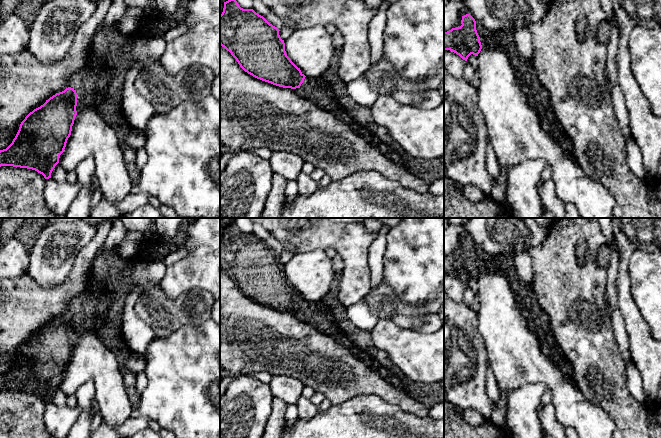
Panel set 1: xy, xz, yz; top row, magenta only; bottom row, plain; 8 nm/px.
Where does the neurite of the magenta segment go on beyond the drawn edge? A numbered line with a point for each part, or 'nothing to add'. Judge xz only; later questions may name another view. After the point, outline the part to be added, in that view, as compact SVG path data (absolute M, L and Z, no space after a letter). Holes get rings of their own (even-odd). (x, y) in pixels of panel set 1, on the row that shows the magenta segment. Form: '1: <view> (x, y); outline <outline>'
1: xz (328, 91); outline M336 49L331 59L328 70L319 77L305 77L299 88L301 96L322 109L335 115L339 120L348 125L357 135L366 140L369 144L377 148L384 156L392 162L403 166L419 179L430 184L438 179L444 178L444 157L436 159L419 159L410 156L388 133L386 128L379 126L372 118L369 107L357 104L347 93L346 83L338 75L340 54Z

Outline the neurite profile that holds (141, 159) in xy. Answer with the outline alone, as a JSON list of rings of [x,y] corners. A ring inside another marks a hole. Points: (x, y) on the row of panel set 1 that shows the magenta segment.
[[[144,148],[136,150],[135,166],[141,170],[148,161],[148,155]]]

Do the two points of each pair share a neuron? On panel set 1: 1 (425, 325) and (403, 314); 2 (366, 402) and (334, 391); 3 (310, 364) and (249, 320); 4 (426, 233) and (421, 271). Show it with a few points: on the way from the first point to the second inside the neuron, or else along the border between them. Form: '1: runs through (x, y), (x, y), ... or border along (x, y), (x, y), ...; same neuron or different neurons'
1: runs through (420, 320), (416, 317), (408, 316); same neuron
2: border along (375, 394), (361, 394), (341, 403), (332, 404); different neurons
3: runs through (295, 349), (271, 341), (264, 335); same neuron
4: runs through (426, 242), (426, 262); same neuron

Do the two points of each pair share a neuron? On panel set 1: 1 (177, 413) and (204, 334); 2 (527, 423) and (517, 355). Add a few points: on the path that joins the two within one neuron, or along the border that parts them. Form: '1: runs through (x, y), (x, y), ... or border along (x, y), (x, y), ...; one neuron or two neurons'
1: runs through (197, 393), (204, 385), (204, 354); one neuron
2: border along (545, 386), (540, 383), (526, 383), (502, 393); two neurons

